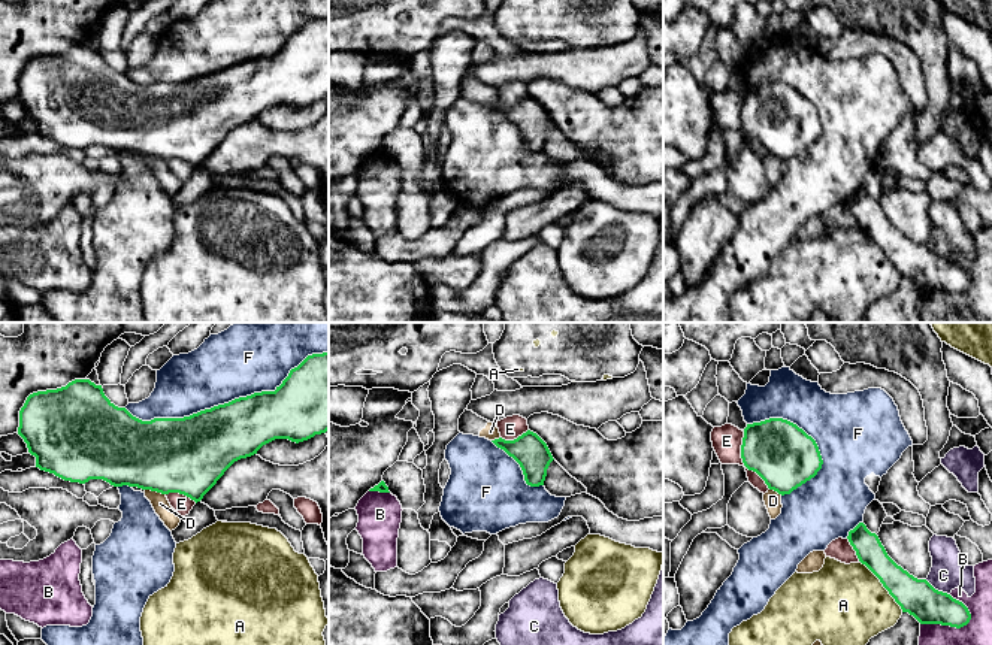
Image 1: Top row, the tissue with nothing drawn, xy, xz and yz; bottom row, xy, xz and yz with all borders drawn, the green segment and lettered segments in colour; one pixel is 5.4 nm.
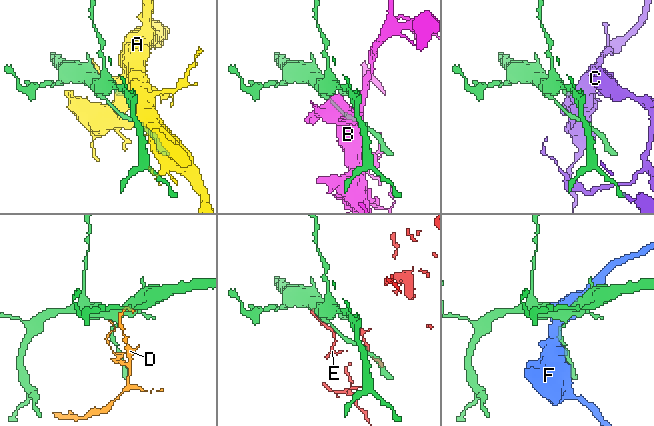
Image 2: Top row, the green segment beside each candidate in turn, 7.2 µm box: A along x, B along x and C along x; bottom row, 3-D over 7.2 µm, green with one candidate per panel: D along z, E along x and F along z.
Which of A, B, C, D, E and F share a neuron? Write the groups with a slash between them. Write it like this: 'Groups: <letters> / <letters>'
Groups: A / B / C / D / E / F

